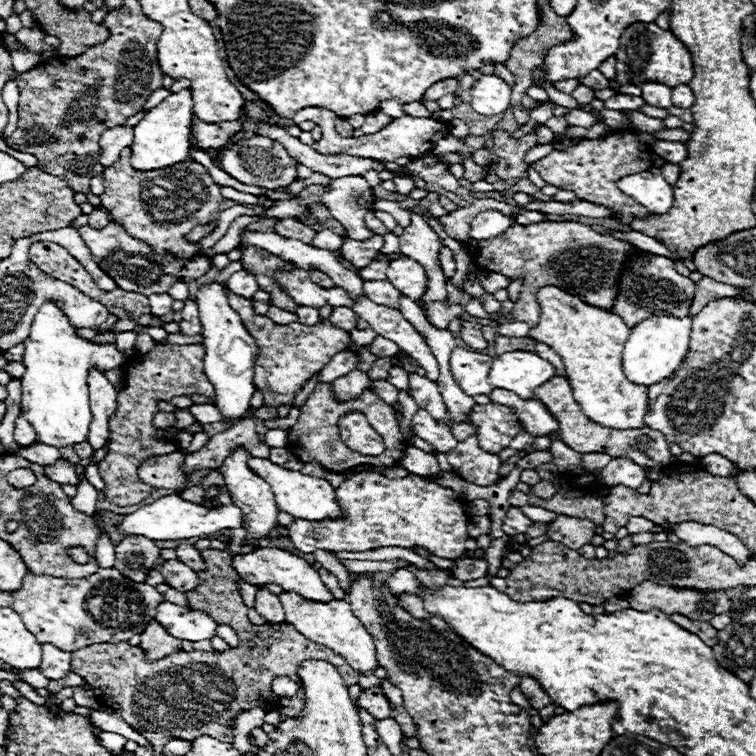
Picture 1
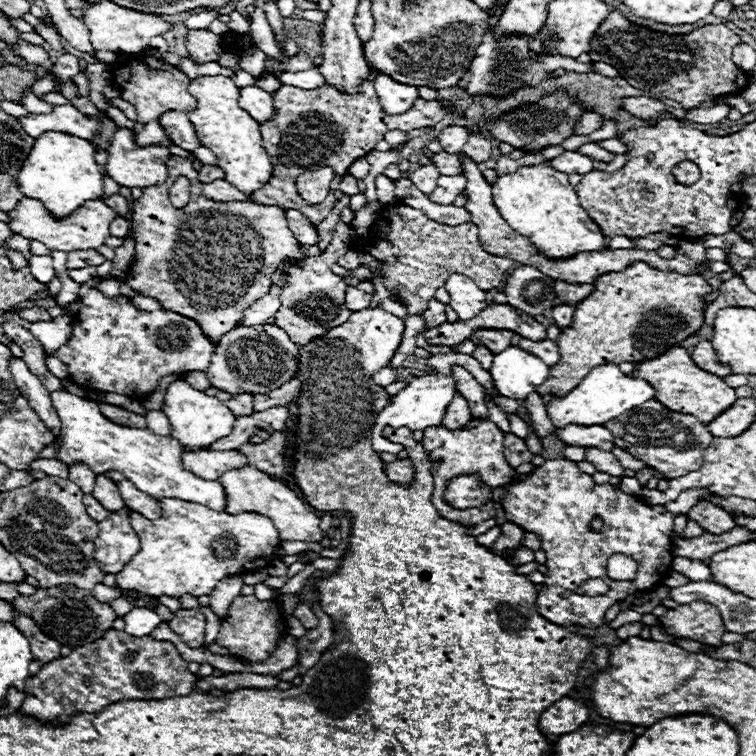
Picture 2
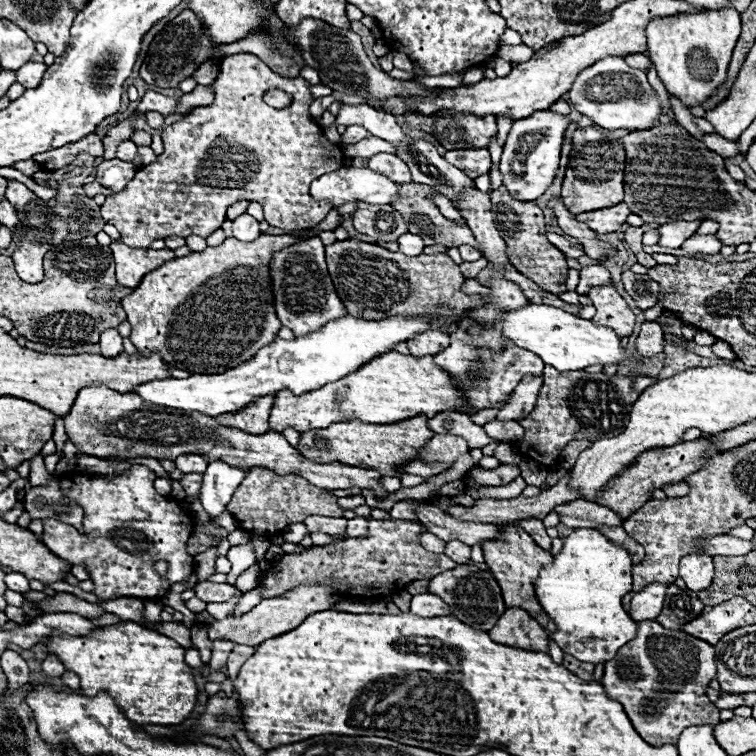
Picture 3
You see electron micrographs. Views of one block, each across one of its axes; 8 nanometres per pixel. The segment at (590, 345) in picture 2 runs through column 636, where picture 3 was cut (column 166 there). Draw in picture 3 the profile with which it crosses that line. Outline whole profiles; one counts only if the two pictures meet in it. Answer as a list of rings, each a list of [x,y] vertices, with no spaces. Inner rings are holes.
[[[330,210],[326,220],[318,224],[318,228],[306,230],[306,232],[288,232],[282,236],[270,236],[260,234],[258,240],[252,242],[240,242],[234,238],[226,238],[220,246],[208,246],[202,252],[192,252],[182,258],[174,258],[160,268],[148,272],[138,288],[134,288],[132,294],[128,294],[122,300],[122,308],[128,314],[128,322],[132,324],[130,340],[138,348],[140,354],[158,352],[164,362],[168,362],[174,368],[188,370],[190,374],[220,374],[228,368],[234,368],[246,360],[250,360],[262,346],[270,344],[278,330],[280,320],[276,316],[274,308],[274,294],[272,294],[272,278],[270,278],[270,260],[274,252],[288,248],[290,244],[298,244],[302,240],[308,240],[316,236],[314,232],[326,232],[340,228],[340,214],[336,210]]]

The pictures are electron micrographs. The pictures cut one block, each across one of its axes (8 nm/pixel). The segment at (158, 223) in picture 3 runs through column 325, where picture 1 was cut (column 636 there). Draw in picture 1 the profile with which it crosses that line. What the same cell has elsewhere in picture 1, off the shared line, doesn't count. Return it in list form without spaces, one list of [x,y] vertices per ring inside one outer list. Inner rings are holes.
[[[622,130],[622,132],[610,132],[598,140],[584,138],[582,142],[570,146],[568,150],[552,150],[548,156],[534,162],[532,168],[540,172],[546,184],[552,184],[560,190],[572,190],[580,200],[600,204],[618,212],[620,214],[618,220],[628,226],[634,218],[646,218],[650,216],[650,212],[642,208],[634,198],[626,196],[616,186],[616,182],[622,176],[646,172],[646,168],[652,168],[652,160],[646,158],[646,154],[652,154],[652,148],[646,142],[638,140],[638,136],[634,136],[632,132]]]

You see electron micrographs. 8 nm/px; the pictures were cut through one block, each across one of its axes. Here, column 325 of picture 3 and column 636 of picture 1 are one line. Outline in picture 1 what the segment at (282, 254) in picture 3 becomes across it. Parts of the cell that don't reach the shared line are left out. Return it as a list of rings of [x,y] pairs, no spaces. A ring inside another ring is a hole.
[[[644,252],[640,258],[636,258],[622,272],[620,284],[622,286],[614,300],[612,312],[622,316],[624,324],[630,328],[650,316],[688,316],[696,290],[694,282],[686,276],[680,276],[668,258],[652,252]]]

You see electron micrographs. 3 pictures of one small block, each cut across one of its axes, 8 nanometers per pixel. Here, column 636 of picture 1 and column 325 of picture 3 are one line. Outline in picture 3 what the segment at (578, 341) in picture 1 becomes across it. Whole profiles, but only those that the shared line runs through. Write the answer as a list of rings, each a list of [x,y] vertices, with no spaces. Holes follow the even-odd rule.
[[[392,350],[364,364],[358,372],[302,396],[294,396],[288,390],[278,392],[270,410],[268,424],[272,432],[284,432],[286,428],[294,428],[302,434],[314,428],[328,428],[330,424],[344,418],[394,424],[406,418],[414,418],[418,414],[426,414],[430,418],[446,410],[462,412],[462,408],[466,408],[466,400],[460,388],[454,380],[450,380],[450,374],[444,368],[438,368],[434,364],[434,356],[414,358]]]

